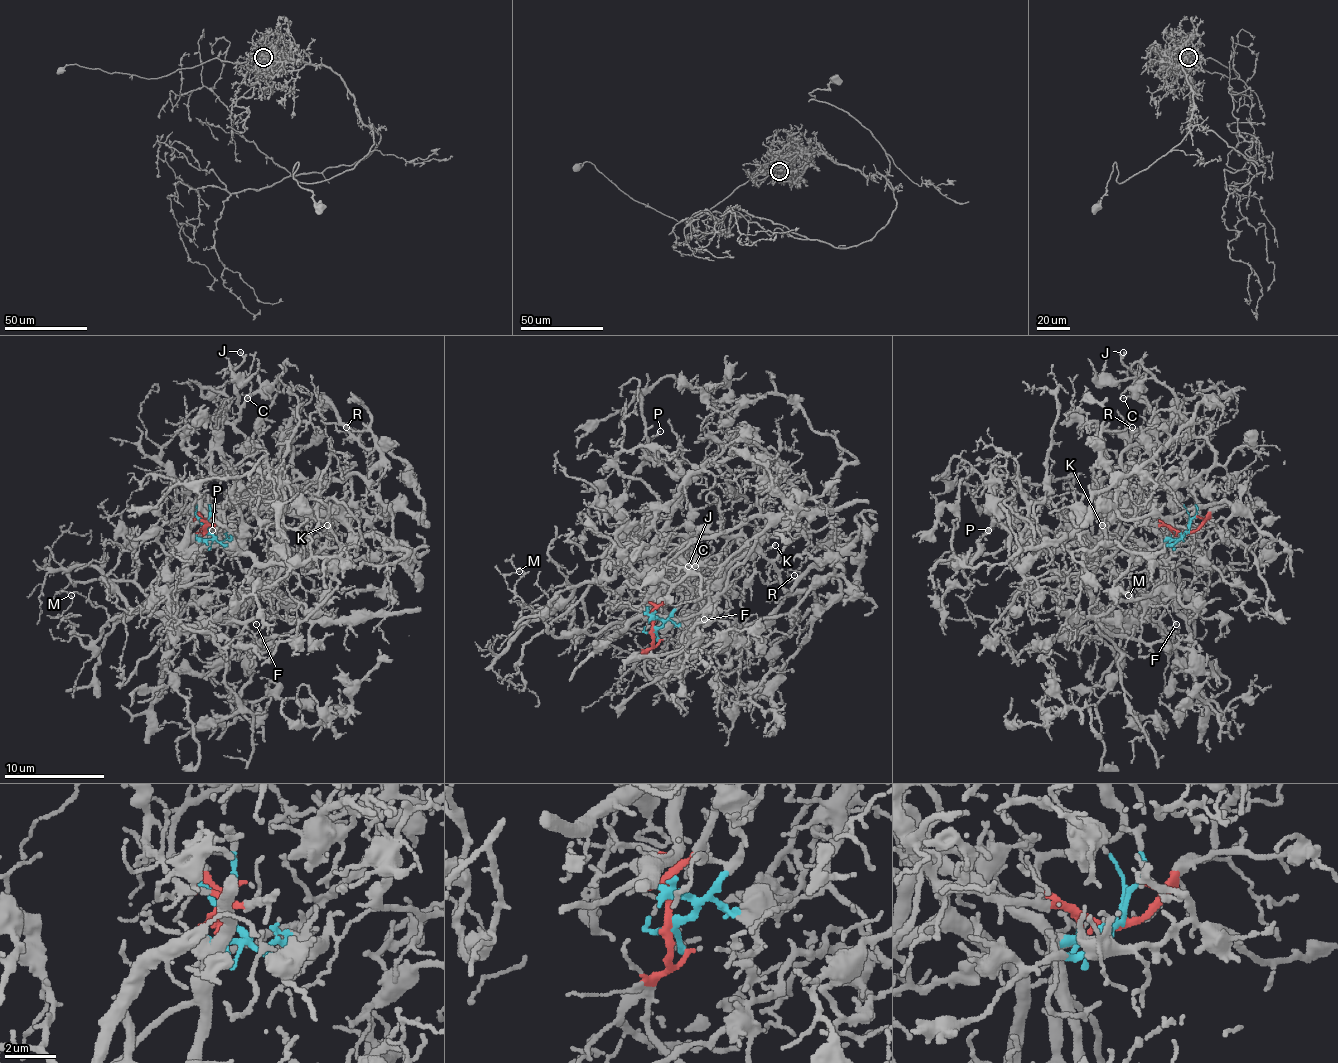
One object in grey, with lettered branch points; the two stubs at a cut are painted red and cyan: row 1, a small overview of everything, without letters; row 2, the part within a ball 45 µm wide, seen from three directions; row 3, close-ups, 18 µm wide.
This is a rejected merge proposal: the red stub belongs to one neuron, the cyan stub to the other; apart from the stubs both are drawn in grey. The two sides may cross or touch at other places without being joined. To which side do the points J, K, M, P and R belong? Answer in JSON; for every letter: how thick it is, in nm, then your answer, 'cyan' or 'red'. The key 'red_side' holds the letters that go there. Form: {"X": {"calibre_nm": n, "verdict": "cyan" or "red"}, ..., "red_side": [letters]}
{"J": {"calibre_nm": 170, "verdict": "cyan"}, "K": {"calibre_nm": 90, "verdict": "red"}, "M": {"calibre_nm": 100, "verdict": "red"}, "P": {"calibre_nm": 140, "verdict": "red"}, "R": {"calibre_nm": 160, "verdict": "cyan"}, "red_side": ["K", "M", "P"]}

